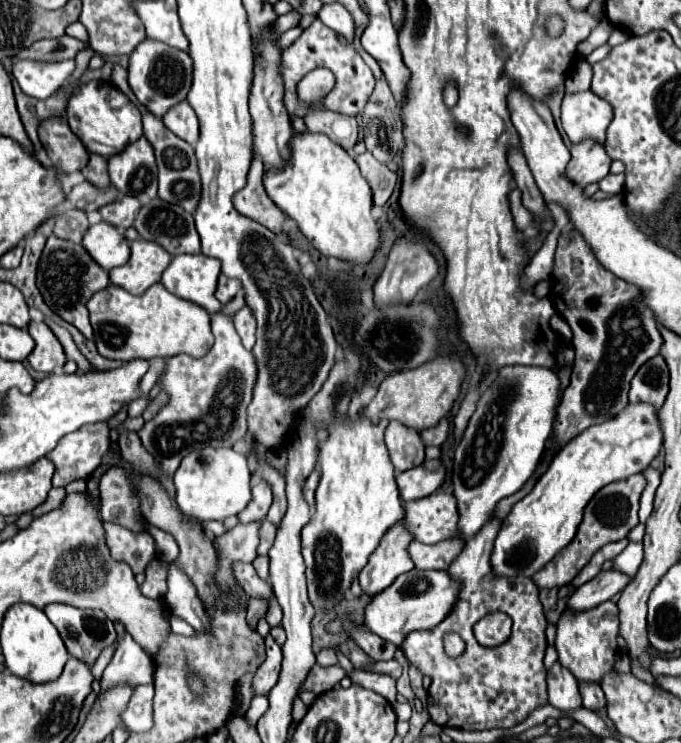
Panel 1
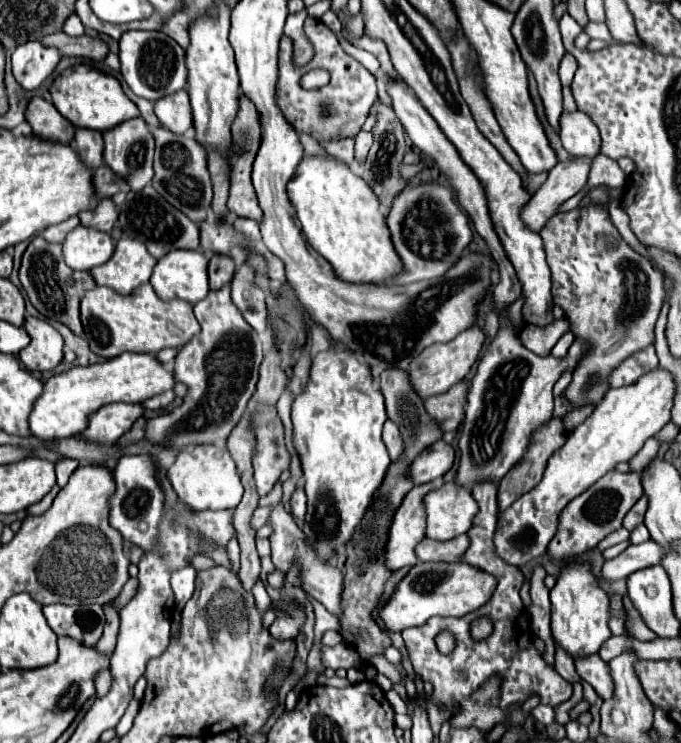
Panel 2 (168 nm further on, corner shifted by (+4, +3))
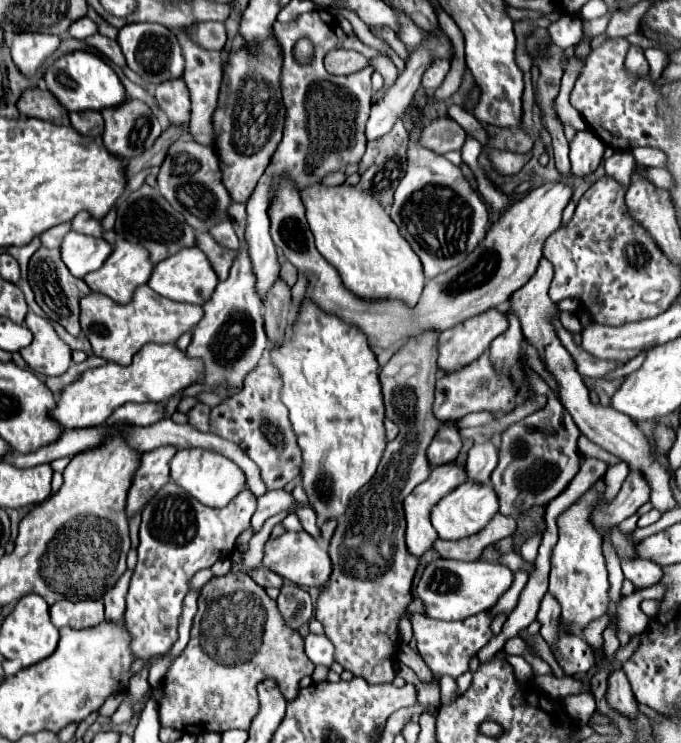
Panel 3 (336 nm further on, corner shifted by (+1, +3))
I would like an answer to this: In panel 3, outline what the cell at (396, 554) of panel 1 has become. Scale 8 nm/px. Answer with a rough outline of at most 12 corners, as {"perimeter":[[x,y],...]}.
{"perimeter":[[457,462],[435,466],[403,502],[413,556],[439,538],[429,520],[453,488],[467,482]]}

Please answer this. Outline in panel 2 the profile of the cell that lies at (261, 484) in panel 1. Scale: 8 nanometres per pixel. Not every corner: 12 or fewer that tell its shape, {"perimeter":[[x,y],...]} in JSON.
{"perimeter":[[276,408],[258,410],[254,480],[266,496],[290,466]]}

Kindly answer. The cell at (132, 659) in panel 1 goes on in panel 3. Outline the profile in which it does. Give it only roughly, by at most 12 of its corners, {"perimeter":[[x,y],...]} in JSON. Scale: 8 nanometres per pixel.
{"perimeter":[[131,572],[117,580],[103,596],[105,618],[123,622],[125,596]]}

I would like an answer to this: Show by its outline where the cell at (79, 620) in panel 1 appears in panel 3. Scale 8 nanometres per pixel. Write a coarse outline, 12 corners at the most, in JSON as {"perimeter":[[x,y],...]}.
{"perimeter":[[101,600],[55,602],[57,628],[93,628],[105,620]]}

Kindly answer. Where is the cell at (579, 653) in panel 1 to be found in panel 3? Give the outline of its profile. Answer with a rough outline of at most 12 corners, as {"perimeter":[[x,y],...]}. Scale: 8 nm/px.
{"perimeter":[[593,486],[559,518],[549,592],[579,634],[609,608]]}

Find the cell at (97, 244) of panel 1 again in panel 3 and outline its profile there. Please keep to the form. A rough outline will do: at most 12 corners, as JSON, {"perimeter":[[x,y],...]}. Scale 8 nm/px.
{"perimeter":[[69,232],[61,258],[77,278],[99,270],[113,248]]}

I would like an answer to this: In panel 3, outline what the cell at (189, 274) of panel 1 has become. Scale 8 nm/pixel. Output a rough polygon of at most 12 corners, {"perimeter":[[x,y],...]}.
{"perimeter":[[197,246],[159,262],[147,284],[203,306],[219,278]]}

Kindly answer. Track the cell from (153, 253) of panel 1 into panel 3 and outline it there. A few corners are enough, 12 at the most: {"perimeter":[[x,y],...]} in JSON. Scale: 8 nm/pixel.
{"perimeter":[[119,240],[97,272],[93,292],[129,304],[153,272],[149,252]]}

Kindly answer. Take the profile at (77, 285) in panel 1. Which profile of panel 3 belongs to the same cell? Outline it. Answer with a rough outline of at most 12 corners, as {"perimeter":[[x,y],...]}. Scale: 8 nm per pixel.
{"perimeter":[[41,246],[29,284],[47,318],[79,336],[79,300],[91,290],[59,250]]}

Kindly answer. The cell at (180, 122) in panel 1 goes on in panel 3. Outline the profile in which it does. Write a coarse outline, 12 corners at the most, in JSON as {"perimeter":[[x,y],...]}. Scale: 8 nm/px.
{"perimeter":[[181,78],[155,86],[173,124],[189,122],[189,90]]}

